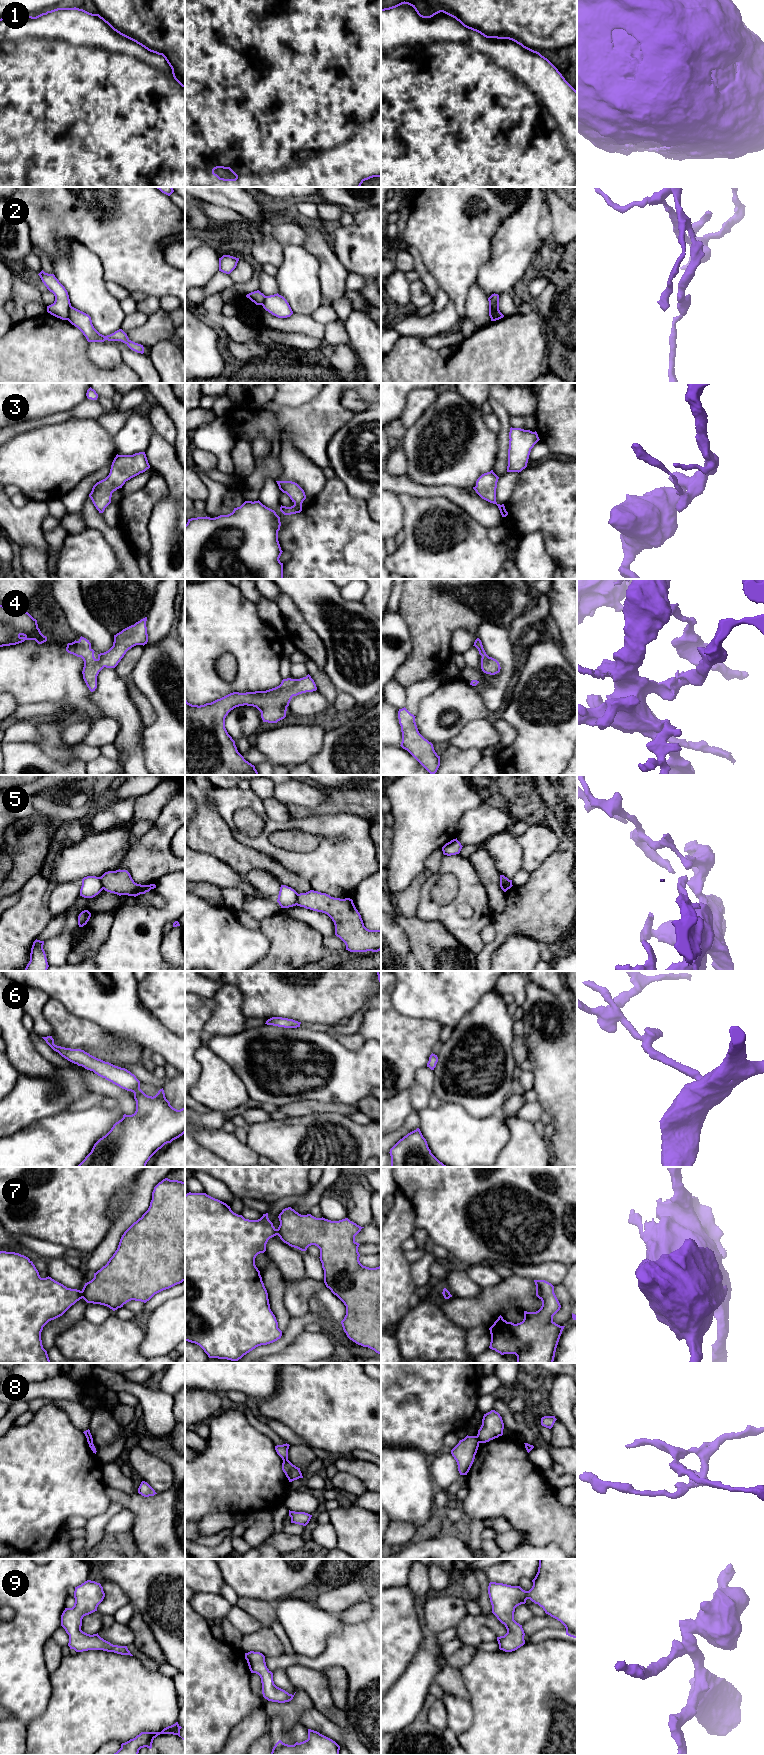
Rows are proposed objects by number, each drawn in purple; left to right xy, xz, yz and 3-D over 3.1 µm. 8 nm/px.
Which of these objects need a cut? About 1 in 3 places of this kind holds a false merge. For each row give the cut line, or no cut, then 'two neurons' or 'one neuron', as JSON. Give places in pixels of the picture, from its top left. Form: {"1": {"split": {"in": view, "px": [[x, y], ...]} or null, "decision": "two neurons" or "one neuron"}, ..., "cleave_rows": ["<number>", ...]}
{"1": {"split": null, "decision": "one neuron"}, "2": {"split": {"in": "xy", "px": [[71, 306], [67, 319]]}, "decision": "two neurons"}, "3": {"split": null, "decision": "one neuron"}, "4": {"split": null, "decision": "one neuron"}, "5": {"split": {"in": "xy", "px": [[99, 877], [103, 888]]}, "decision": "two neurons"}, "6": {"split": null, "decision": "one neuron"}, "7": {"split": {"in": "xy", "px": [[80, 1291], [83, 1297]]}, "decision": "two neurons"}, "8": {"split": {"in": "yz", "px": [[476, 1436], [479, 1442]]}, "decision": "two neurons"}, "9": {"split": null, "decision": "one neuron"}, "cleave_rows": ["2", "5", "7", "8"]}

